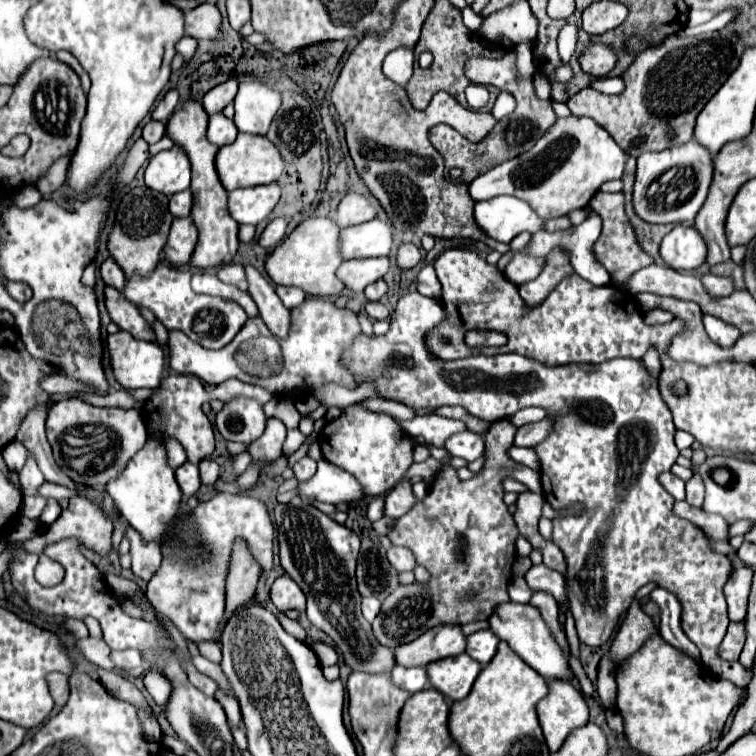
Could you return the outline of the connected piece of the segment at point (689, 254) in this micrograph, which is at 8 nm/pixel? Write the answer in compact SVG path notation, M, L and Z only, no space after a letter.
M675 226L661 242L661 256L675 270L695 270L707 260L707 244L695 226Z

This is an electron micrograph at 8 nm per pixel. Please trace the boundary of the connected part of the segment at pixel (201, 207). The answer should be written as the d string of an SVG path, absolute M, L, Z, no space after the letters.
M195 100L185 102L183 108L173 112L173 116L167 122L167 134L175 140L175 144L185 148L191 160L191 174L193 174L191 190L195 196L191 218L199 228L199 242L193 252L191 266L197 266L197 268L213 268L213 266L229 264L239 248L239 224L229 214L227 190L223 188L215 172L215 154L219 148L207 140L205 132L207 132L207 112Z

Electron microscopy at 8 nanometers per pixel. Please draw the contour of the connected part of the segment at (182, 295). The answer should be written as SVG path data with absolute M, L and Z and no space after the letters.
M161 260L153 268L153 272L149 272L147 276L133 274L127 280L123 294L133 304L137 304L141 308L149 308L167 330L179 330L179 332L187 334L193 342L203 344L205 348L223 348L235 338L235 334L241 330L241 326L247 322L249 316L233 300L195 294L191 290L191 276L193 276L191 272L179 270L179 268L171 266L169 262Z

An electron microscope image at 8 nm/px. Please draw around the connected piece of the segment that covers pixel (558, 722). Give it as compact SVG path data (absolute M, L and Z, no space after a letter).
M563 680L549 682L549 694L537 704L537 716L549 746L549 752L557 752L567 736L583 728L589 722L589 708L583 694Z

